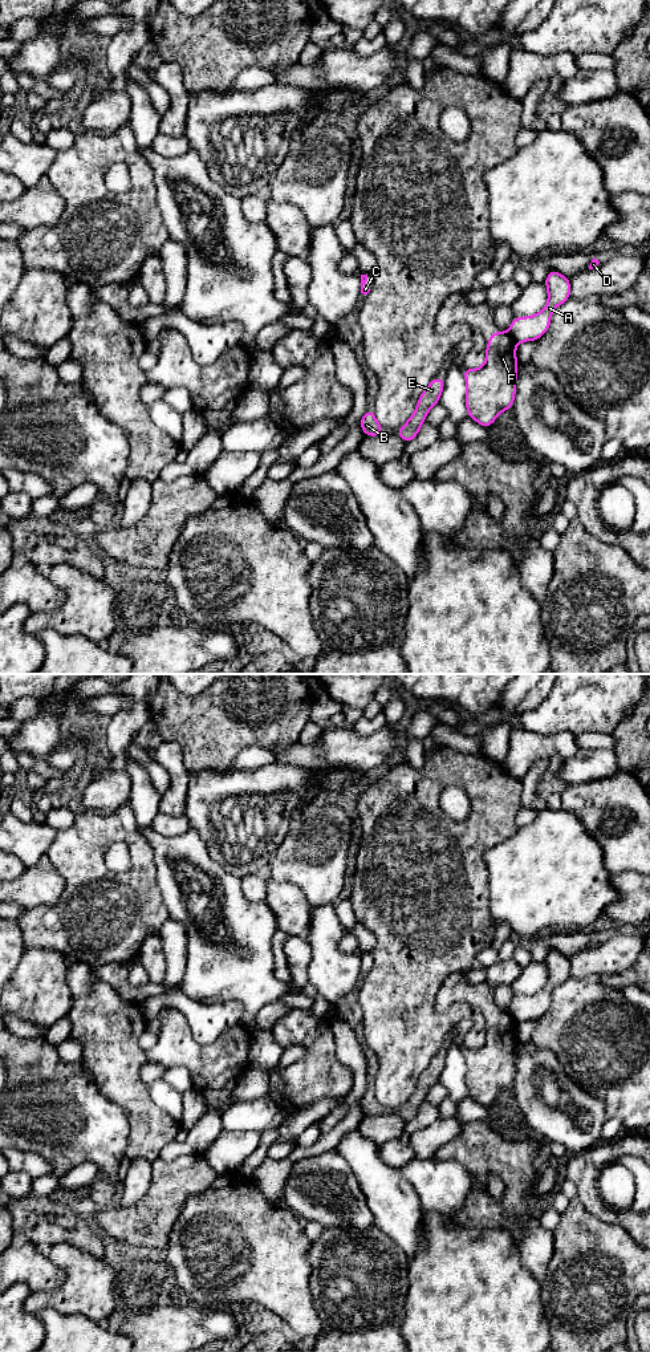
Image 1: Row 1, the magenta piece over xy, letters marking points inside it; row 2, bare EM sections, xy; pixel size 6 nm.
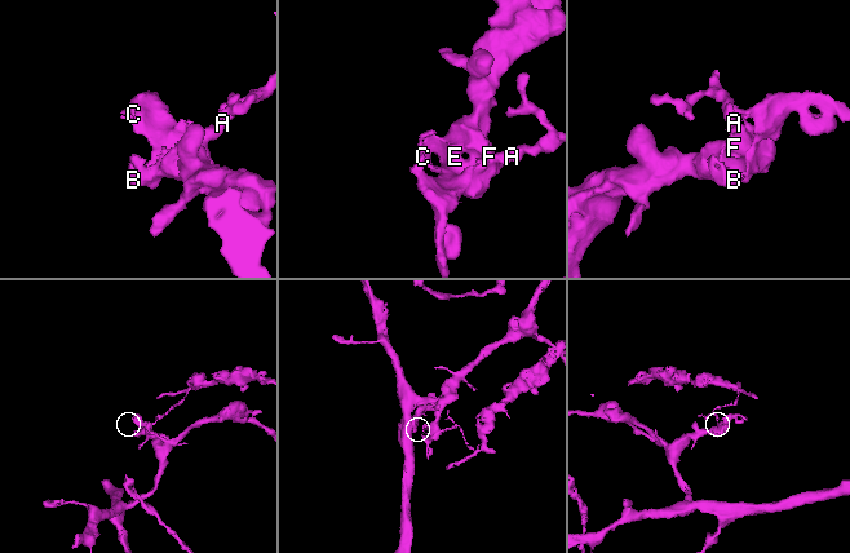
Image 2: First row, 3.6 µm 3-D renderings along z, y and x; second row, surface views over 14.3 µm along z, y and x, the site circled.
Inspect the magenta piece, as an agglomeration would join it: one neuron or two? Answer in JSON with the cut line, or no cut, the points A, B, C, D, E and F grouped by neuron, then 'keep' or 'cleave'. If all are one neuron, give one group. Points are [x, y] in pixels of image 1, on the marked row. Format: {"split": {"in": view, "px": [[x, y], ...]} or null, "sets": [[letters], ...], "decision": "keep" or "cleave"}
{"split": {"in": "xy", "px": [[508, 332], [516, 342]]}, "sets": [["A", "D"], ["B", "C", "E", "F"]], "decision": "cleave"}

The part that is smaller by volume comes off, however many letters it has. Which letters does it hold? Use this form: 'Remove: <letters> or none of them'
Remove: A, D

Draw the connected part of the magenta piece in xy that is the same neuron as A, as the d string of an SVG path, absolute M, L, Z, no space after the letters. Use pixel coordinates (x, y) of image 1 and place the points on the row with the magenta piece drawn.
M551 269L544 284L548 289L547 306L529 317L513 317L509 334L515 342L537 341L549 329L551 317L556 306L570 297L570 280Z

